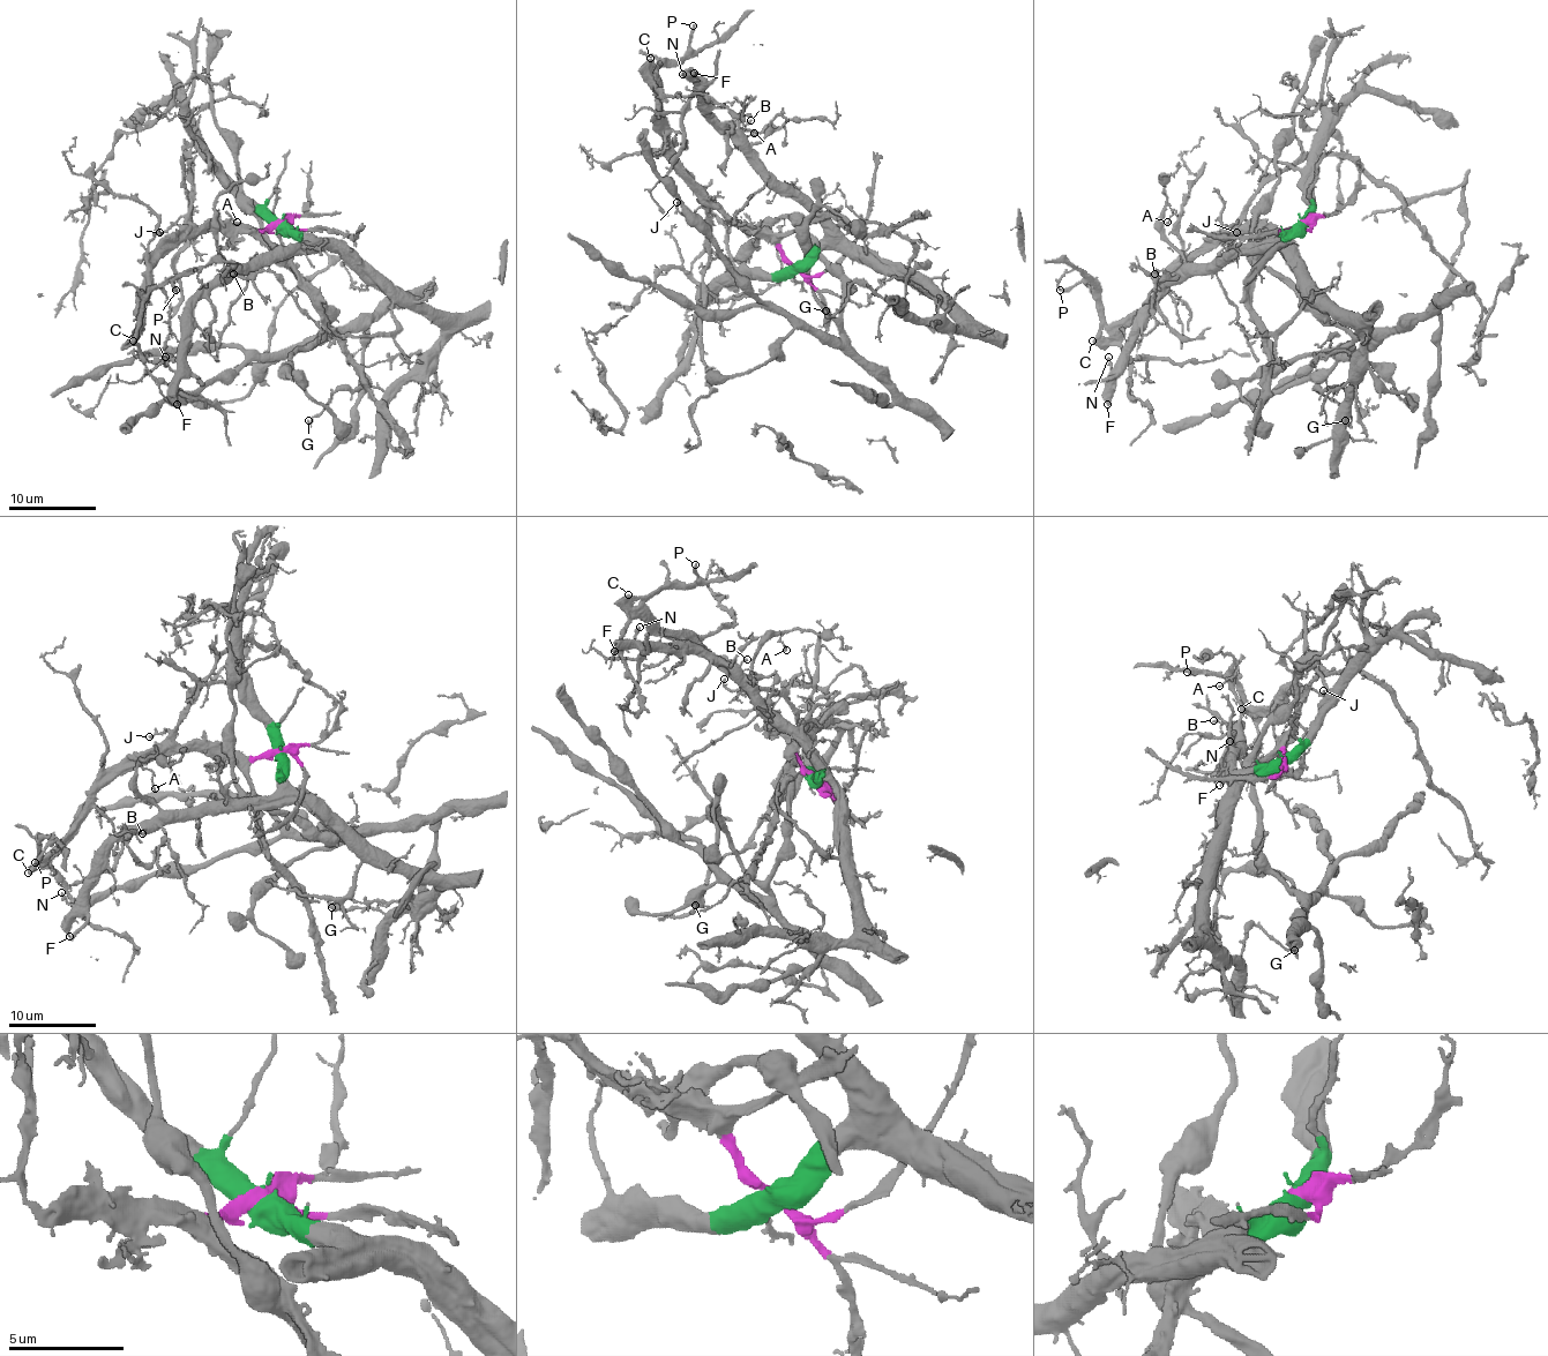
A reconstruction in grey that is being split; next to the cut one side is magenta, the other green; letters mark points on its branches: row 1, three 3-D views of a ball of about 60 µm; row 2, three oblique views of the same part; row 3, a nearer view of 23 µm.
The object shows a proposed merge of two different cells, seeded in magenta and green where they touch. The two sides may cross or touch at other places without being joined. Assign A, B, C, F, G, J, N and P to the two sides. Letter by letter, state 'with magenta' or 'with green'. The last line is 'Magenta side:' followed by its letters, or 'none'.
A: with green
B: with green
C: with magenta
F: with green
G: with green
J: with magenta
N: with green
P: with magenta
Magenta side: C, J, P

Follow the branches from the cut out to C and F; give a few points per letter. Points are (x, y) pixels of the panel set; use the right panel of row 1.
C: (1301, 223), (1290, 229), (1233, 229), (1216, 247), (1191, 257), (1107, 337), (1092, 342)
F: (1301, 223), (1272, 240), (1231, 247), (1180, 282), (1169, 282), (1149, 301), (1145, 328), (1116, 376), (1107, 405)

